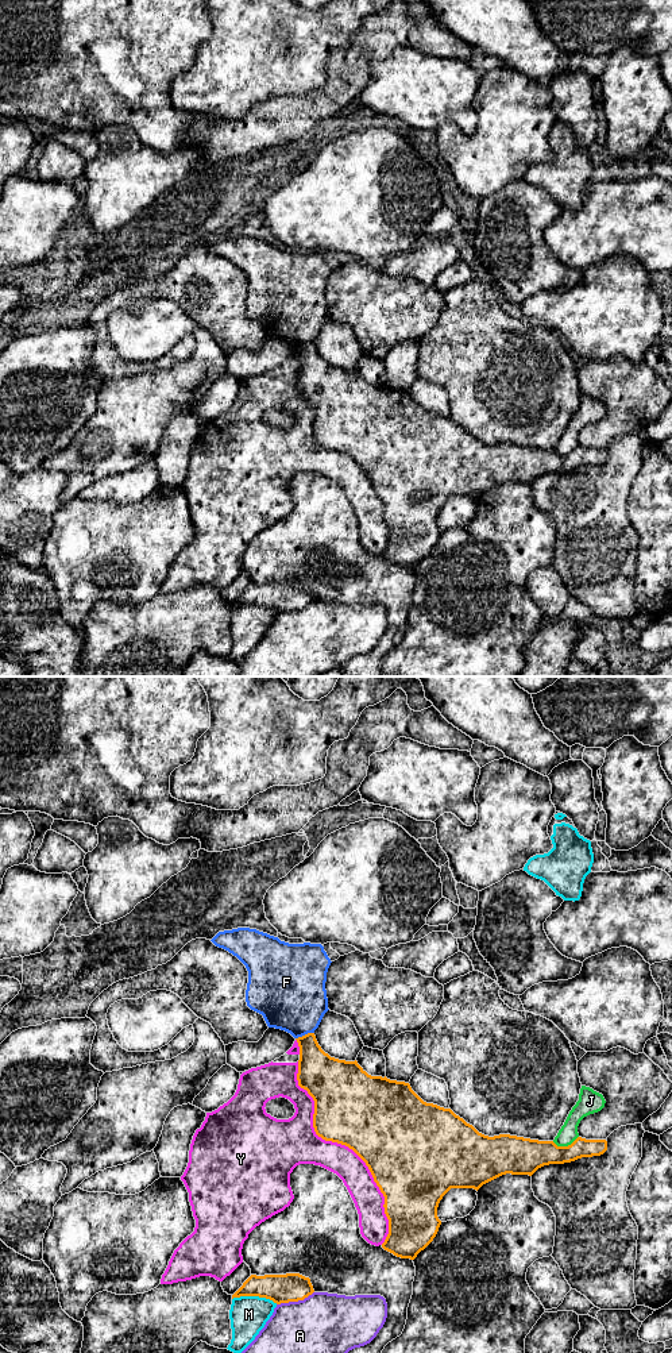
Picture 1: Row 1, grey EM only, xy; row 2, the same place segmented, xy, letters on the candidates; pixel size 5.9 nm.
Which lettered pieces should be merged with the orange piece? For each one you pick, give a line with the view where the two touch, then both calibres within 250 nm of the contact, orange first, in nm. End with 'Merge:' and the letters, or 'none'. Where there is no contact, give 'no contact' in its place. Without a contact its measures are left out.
Merge: none

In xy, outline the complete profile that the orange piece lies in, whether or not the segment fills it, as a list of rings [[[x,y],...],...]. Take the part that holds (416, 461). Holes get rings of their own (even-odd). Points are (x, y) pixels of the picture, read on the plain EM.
[[[314,342],[296,348],[300,355],[297,389],[298,394],[306,398],[314,409],[314,440],[325,450],[348,455],[368,475],[374,490],[385,505],[383,516],[389,528],[389,543],[382,556],[397,566],[414,568],[433,550],[441,533],[437,516],[451,497],[478,500],[483,493],[506,482],[532,485],[544,474],[600,465],[607,459],[606,448],[578,446],[568,455],[557,455],[553,450],[538,450],[510,443],[484,444],[451,417],[424,410],[409,392],[390,389],[386,385],[371,385],[356,369],[345,370],[331,366],[321,358]]]

